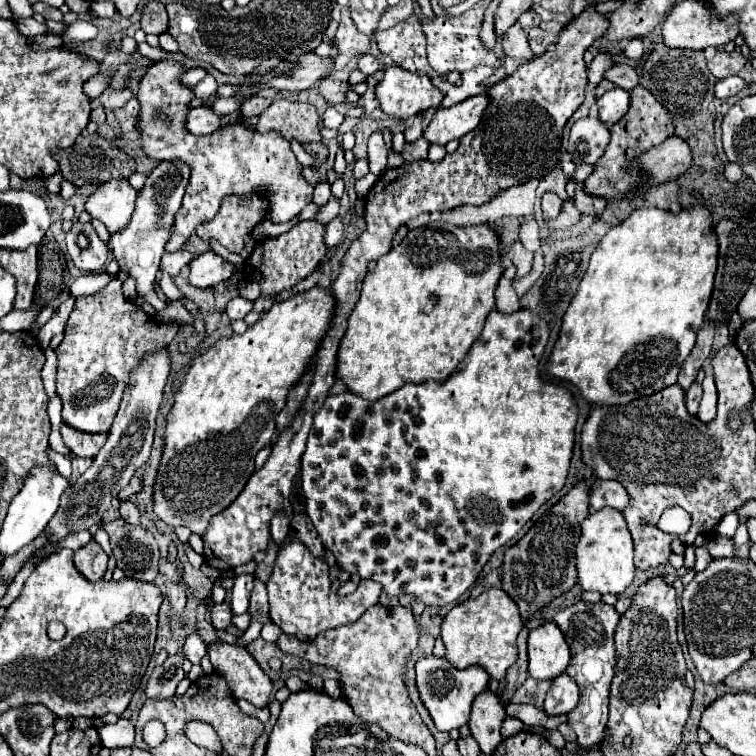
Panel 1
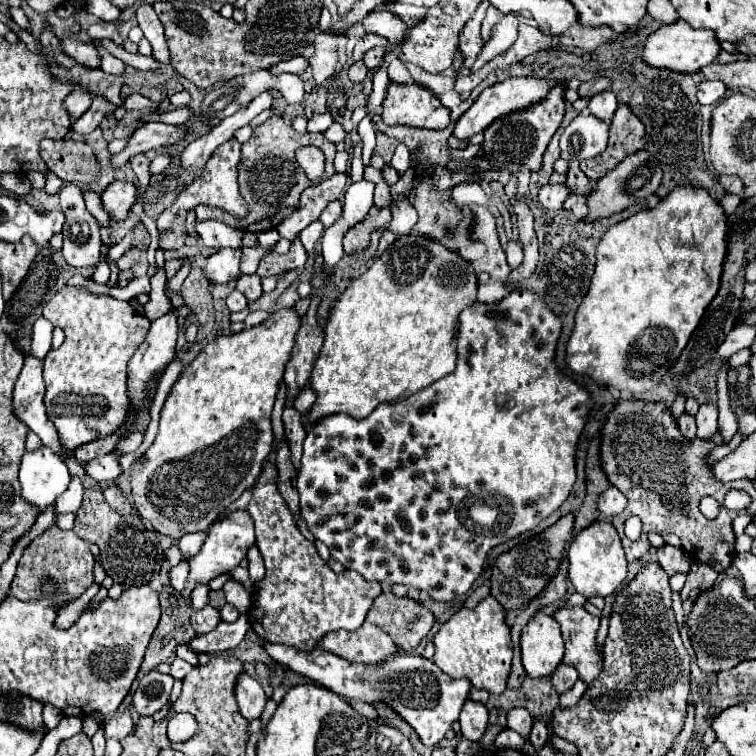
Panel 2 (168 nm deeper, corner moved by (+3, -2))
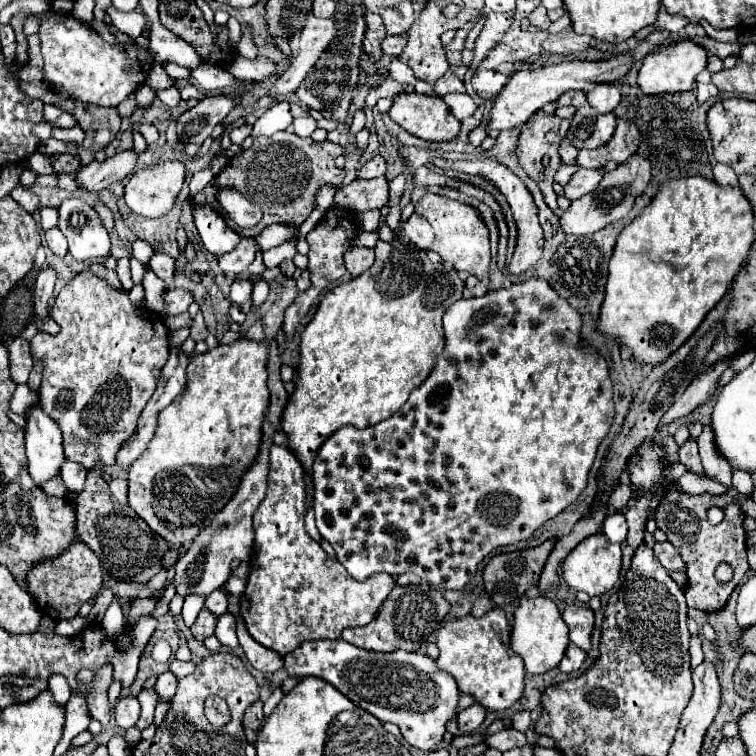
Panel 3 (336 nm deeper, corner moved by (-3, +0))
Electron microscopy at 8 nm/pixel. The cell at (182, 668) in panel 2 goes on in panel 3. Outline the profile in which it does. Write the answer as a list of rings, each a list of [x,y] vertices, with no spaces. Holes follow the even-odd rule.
[[[170,670],[158,676],[158,682],[156,682],[154,688],[158,690],[160,700],[170,700],[172,698],[172,694],[176,692],[176,682],[178,682],[178,676],[172,674]]]

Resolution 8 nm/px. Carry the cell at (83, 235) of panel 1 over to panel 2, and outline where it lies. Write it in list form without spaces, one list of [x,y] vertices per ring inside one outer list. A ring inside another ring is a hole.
[[[64,184],[58,192],[60,208],[66,216],[64,222],[64,248],[62,254],[70,266],[88,268],[100,262],[102,236],[96,218],[86,210],[80,188]]]

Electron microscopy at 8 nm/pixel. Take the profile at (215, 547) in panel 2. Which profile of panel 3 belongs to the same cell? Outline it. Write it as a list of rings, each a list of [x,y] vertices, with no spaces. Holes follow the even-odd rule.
[[[190,594],[184,602],[184,608],[182,608],[182,616],[184,616],[184,622],[186,626],[192,626],[192,622],[196,620],[198,612],[204,608],[204,598],[202,596],[196,596],[196,594]]]

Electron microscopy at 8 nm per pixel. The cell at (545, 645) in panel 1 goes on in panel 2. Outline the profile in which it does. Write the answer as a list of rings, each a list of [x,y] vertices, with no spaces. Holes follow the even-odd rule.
[[[536,612],[522,628],[520,648],[522,666],[530,678],[550,676],[564,656],[564,640],[558,622],[544,612]]]

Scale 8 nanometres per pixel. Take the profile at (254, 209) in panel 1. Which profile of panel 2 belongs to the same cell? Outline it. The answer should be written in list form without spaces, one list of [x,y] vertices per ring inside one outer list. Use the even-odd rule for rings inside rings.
[[[280,116],[268,118],[264,124],[254,128],[254,134],[248,142],[242,144],[242,160],[238,164],[238,184],[240,184],[240,194],[248,202],[248,216],[244,220],[230,218],[230,214],[220,212],[218,208],[210,206],[198,206],[196,214],[198,220],[220,220],[226,222],[228,226],[240,228],[244,232],[264,232],[276,228],[284,218],[288,218],[300,202],[302,190],[312,186],[312,180],[304,174],[304,170],[296,162],[296,150],[302,146],[316,146],[324,152],[324,174],[322,180],[330,178],[334,174],[334,154],[336,148],[332,142],[324,138],[324,134],[298,134],[290,124],[286,124]],[[254,186],[256,186],[256,198],[254,198]]]

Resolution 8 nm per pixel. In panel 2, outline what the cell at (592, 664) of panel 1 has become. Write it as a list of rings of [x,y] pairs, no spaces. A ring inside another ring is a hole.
[[[582,606],[560,608],[554,620],[562,626],[562,638],[566,642],[564,662],[574,666],[584,682],[592,682],[602,672],[602,656],[596,648],[596,632],[600,618],[588,614]]]

